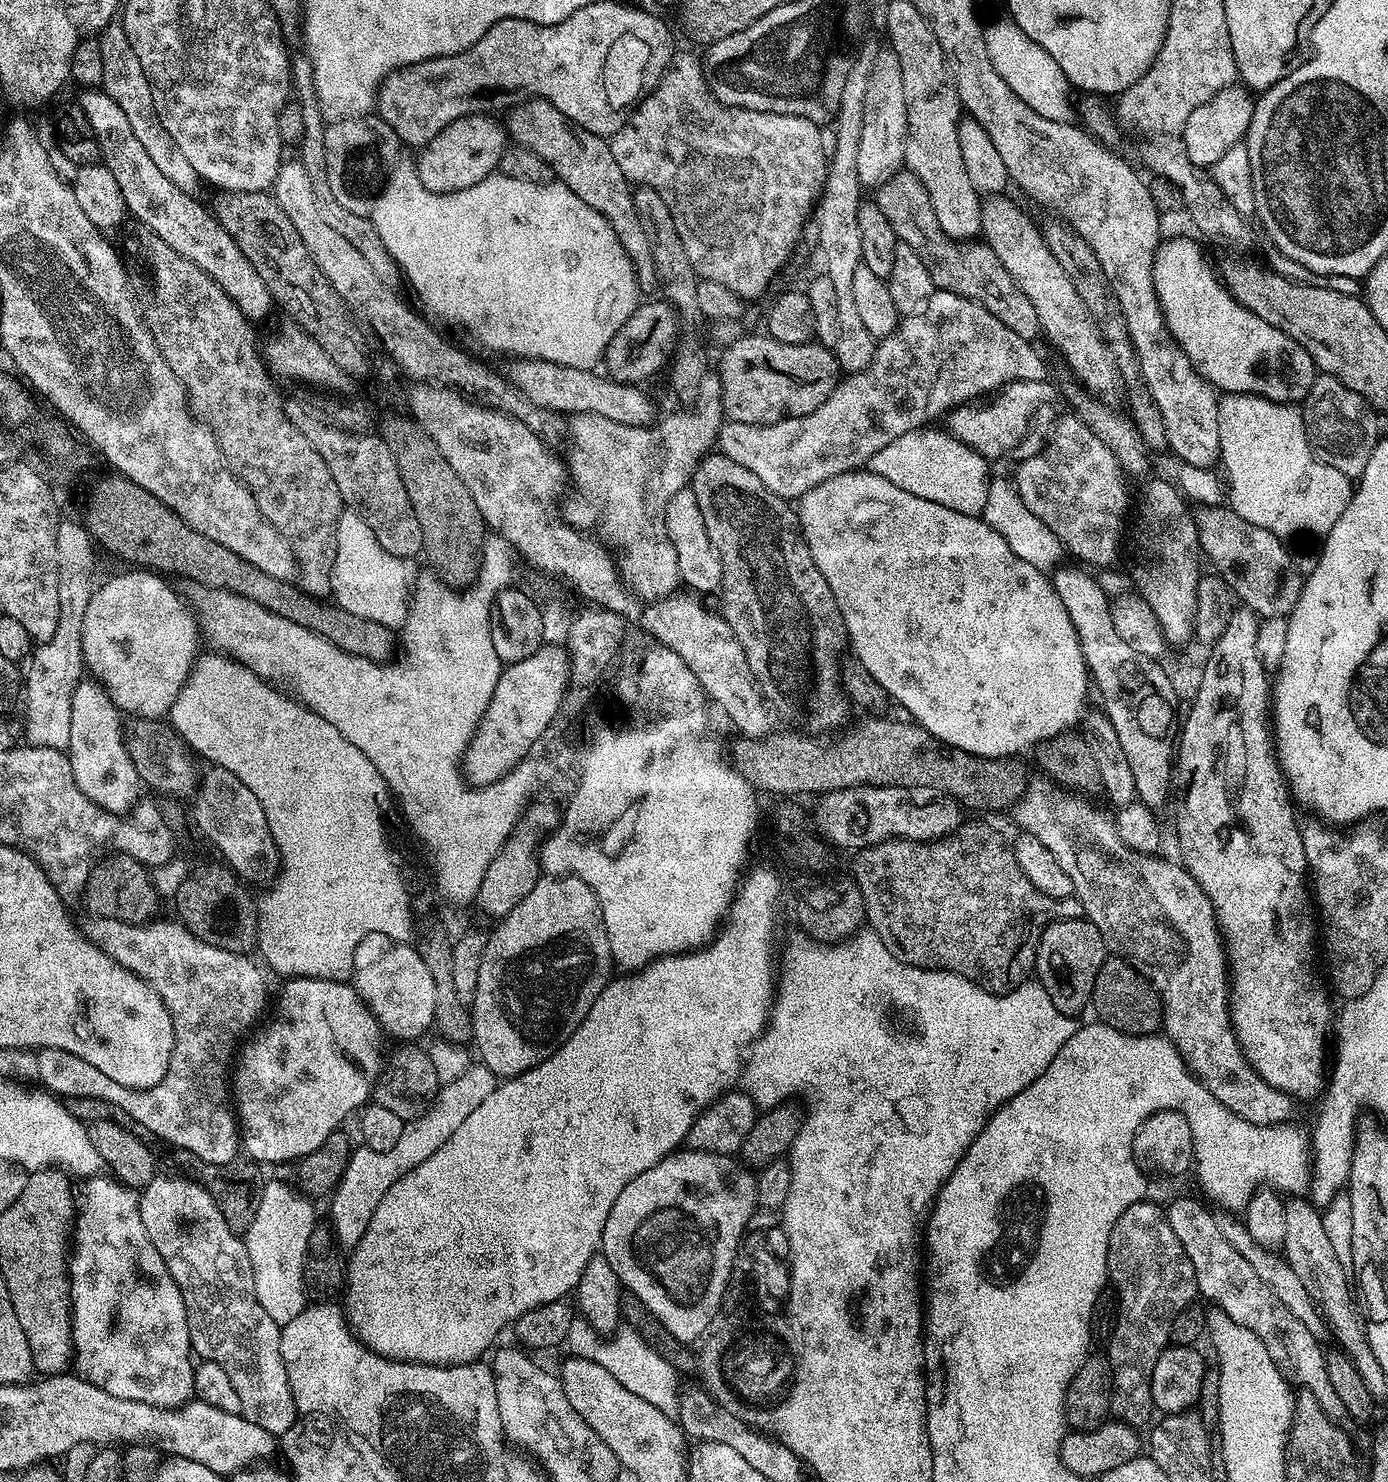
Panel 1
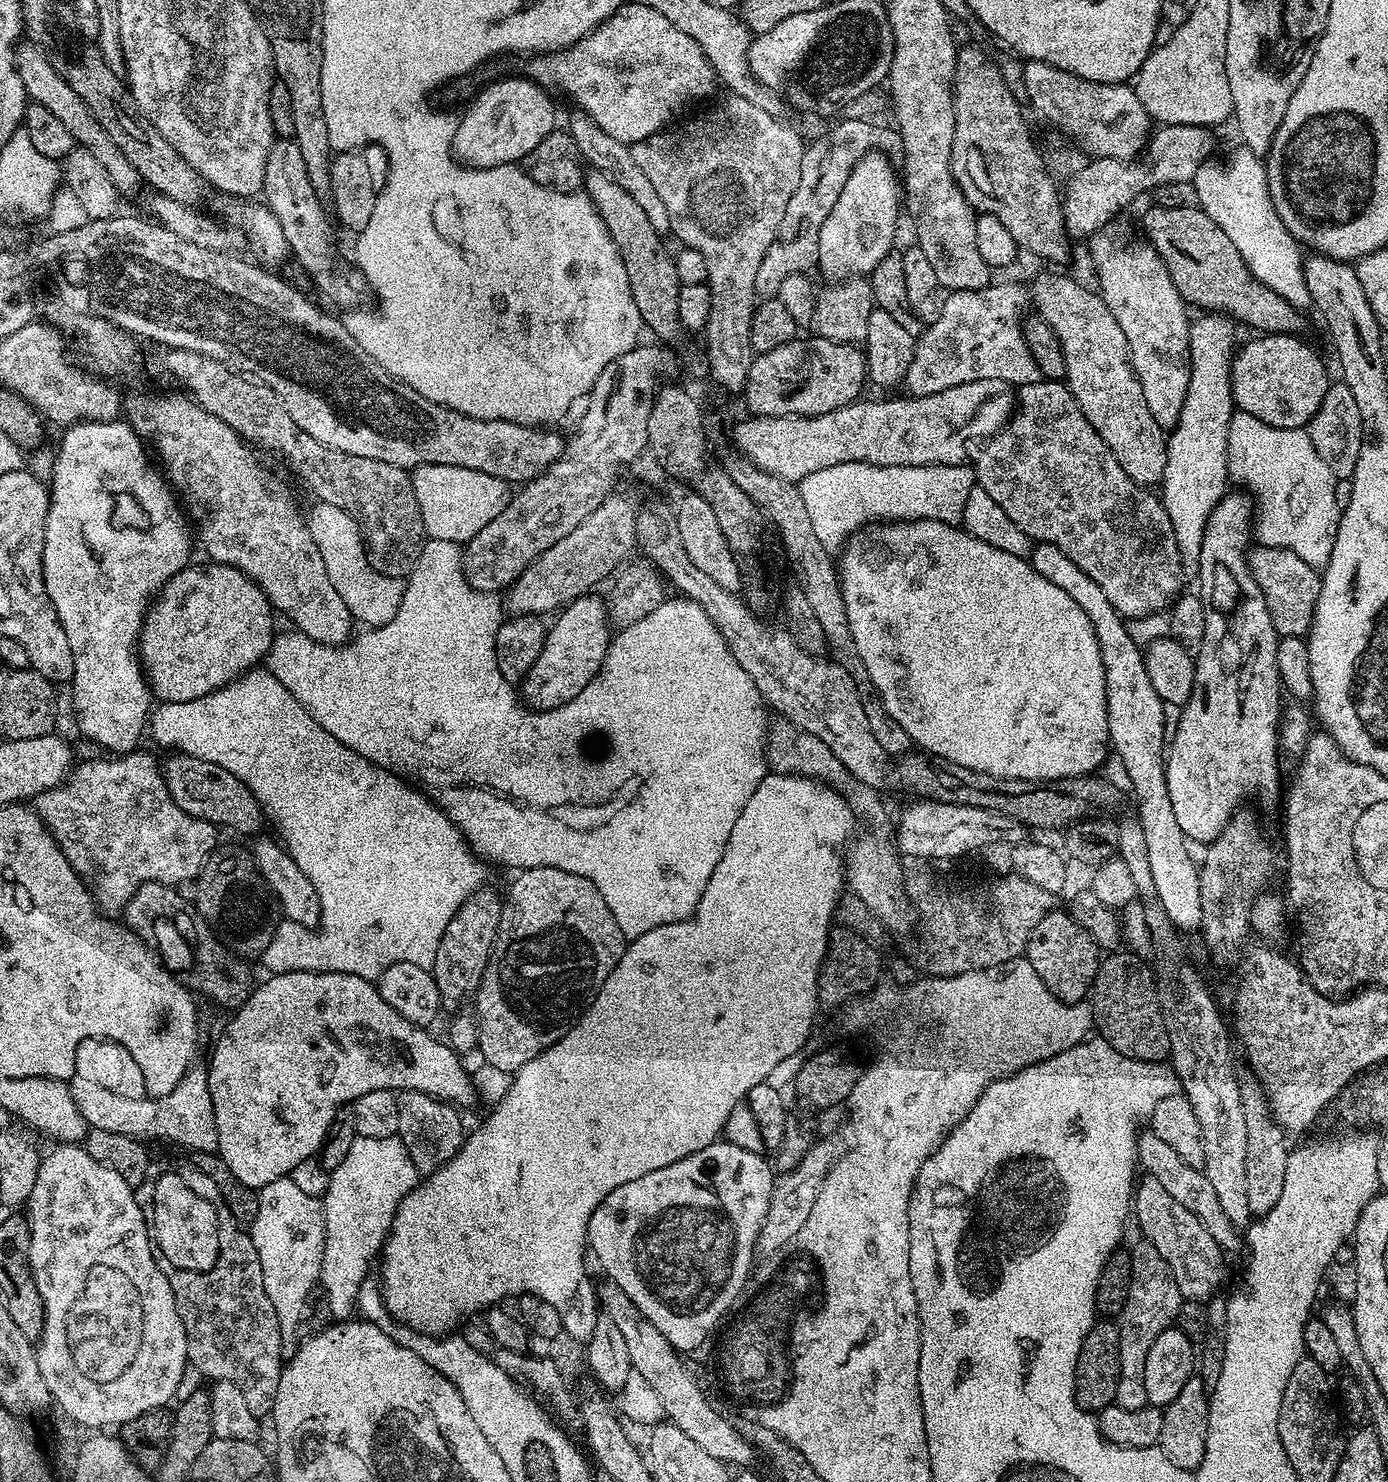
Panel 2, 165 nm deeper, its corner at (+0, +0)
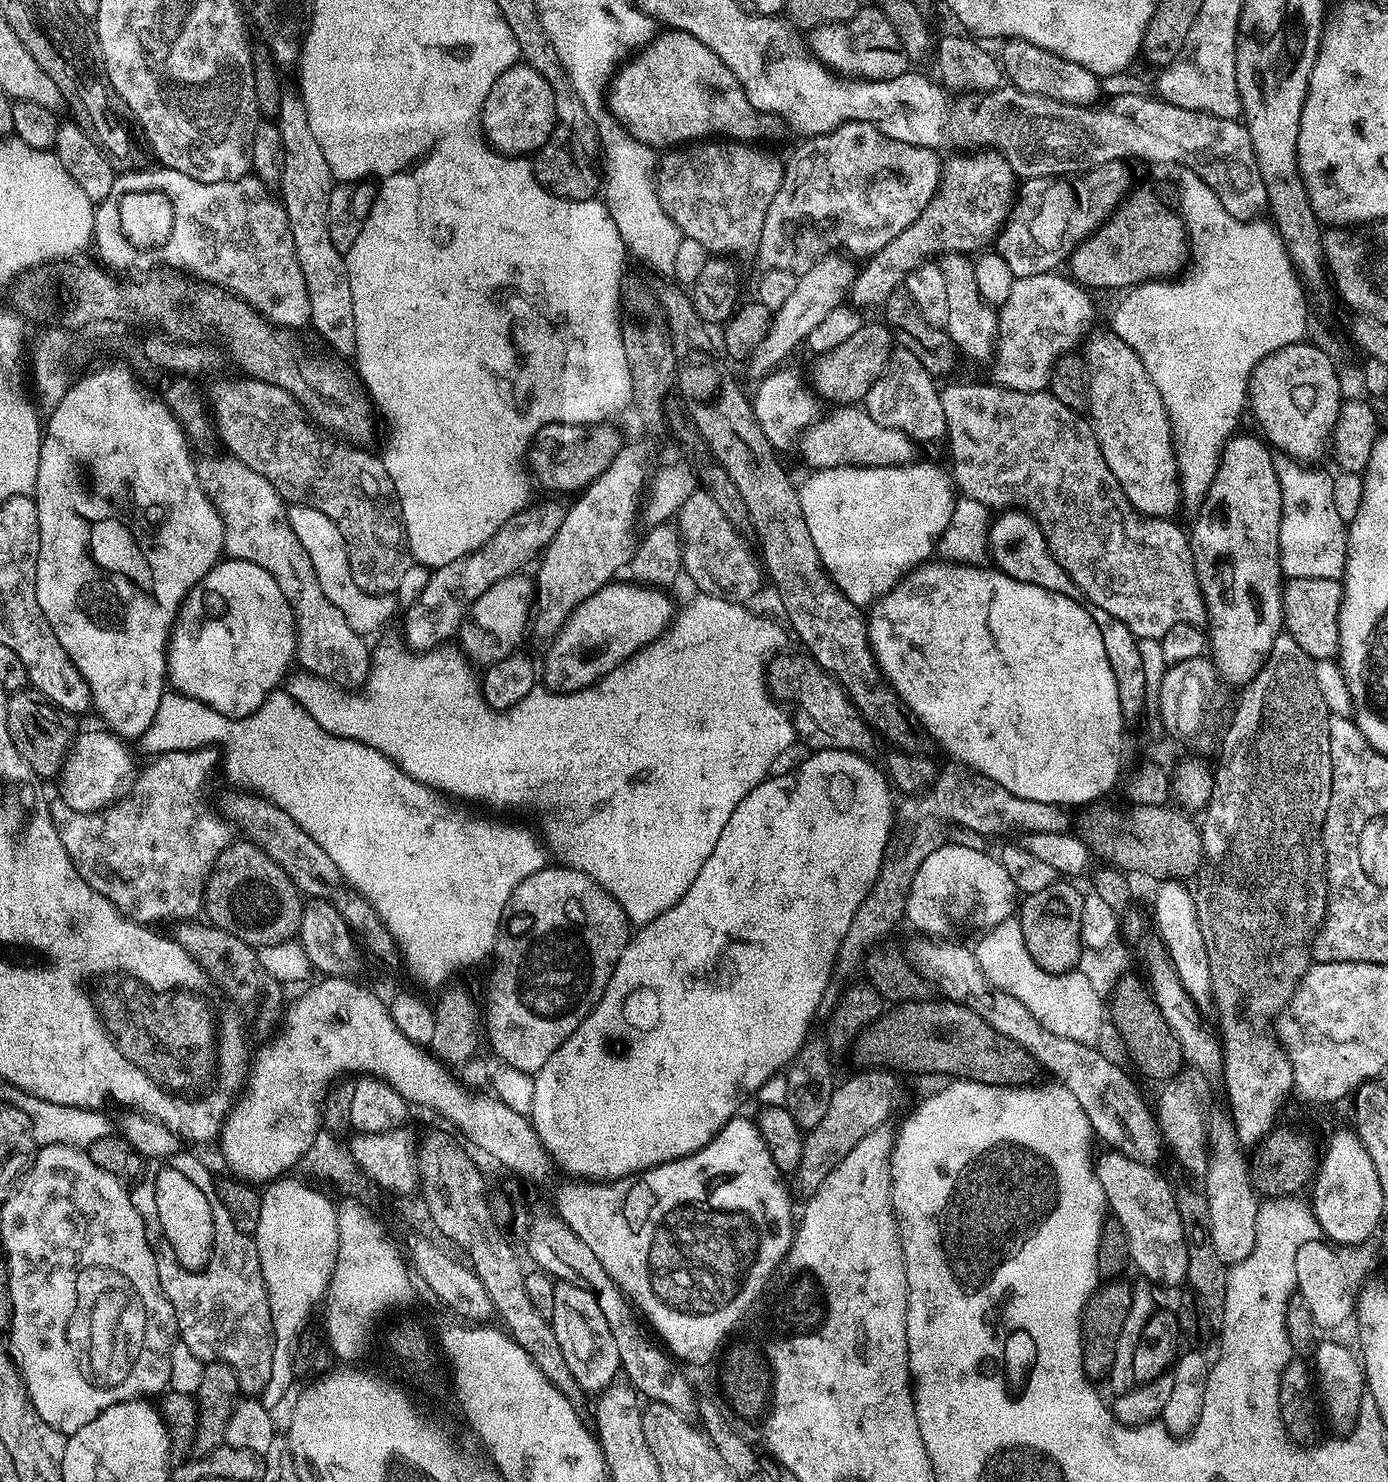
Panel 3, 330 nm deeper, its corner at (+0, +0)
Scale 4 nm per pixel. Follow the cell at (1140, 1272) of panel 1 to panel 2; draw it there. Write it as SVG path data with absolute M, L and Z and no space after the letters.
M1139 1242L1130 1248L1132 1257L1132 1281L1130 1294L1126 1298L1126 1306L1118 1317L1120 1325L1120 1377L1114 1403L1122 1410L1142 1410L1149 1407L1146 1398L1146 1358L1150 1354L1150 1346L1154 1346L1154 1338L1162 1334L1162 1330L1173 1327L1176 1315L1182 1303L1178 1290L1178 1282L1174 1282L1174 1274L1170 1266L1166 1266L1166 1258L1154 1250L1147 1242Z

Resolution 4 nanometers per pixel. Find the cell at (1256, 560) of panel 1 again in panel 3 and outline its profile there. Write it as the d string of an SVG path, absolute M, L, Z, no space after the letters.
M1294 578L1288 580L1282 588L1284 594L1284 628L1287 635L1294 638L1294 642L1298 642L1298 646L1302 646L1302 650L1306 650L1306 654L1310 654L1310 658L1314 661L1317 660L1330 660L1333 659L1340 651L1340 607L1344 602L1344 586L1340 580L1331 580L1330 578Z

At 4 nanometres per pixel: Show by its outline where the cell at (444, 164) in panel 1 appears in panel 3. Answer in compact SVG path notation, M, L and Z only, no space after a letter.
M526 63L513 64L490 86L490 94L486 94L484 108L480 111L480 124L496 151L523 157L536 153L558 126L550 82Z

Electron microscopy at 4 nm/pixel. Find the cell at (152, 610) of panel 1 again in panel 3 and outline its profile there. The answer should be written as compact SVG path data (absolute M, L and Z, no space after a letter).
M224 558L209 570L206 578L202 578L202 582L194 585L180 607L180 613L176 616L176 624L172 627L172 637L168 640L168 675L166 680L175 691L202 702L208 708L213 708L215 712L222 714L226 719L241 720L254 714L254 710L258 710L258 706L262 706L262 702L266 702L268 695L277 691L285 683L286 677L293 667L291 664L294 664L295 660L296 615L292 613L290 602L286 602L286 594L282 594L278 582L274 582L274 578L270 574L266 574L266 570L262 570L262 566L254 566L254 562Z

